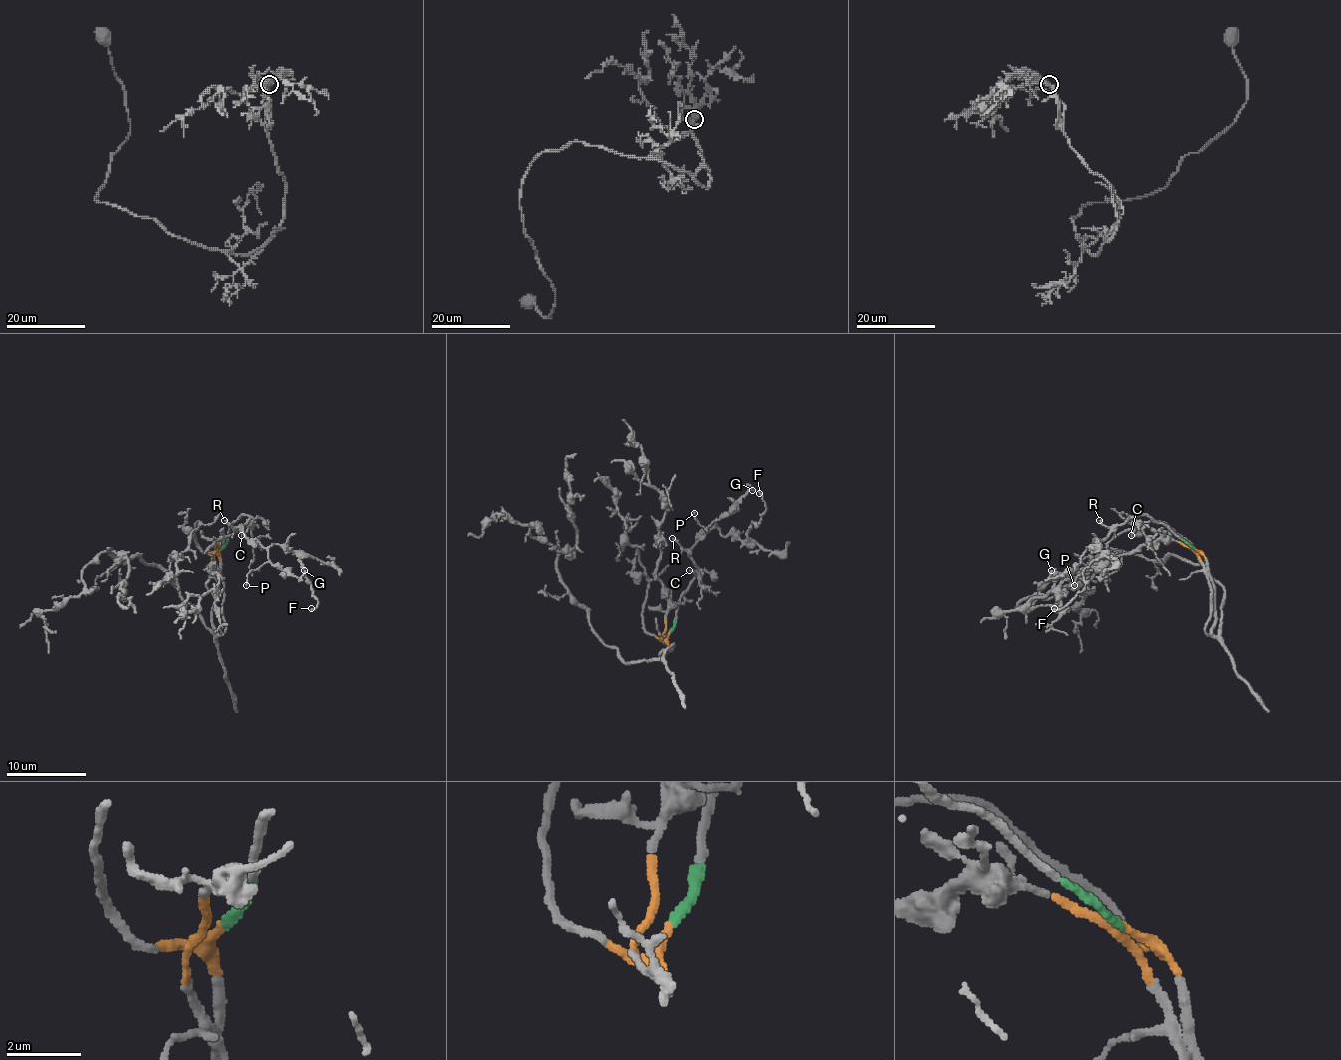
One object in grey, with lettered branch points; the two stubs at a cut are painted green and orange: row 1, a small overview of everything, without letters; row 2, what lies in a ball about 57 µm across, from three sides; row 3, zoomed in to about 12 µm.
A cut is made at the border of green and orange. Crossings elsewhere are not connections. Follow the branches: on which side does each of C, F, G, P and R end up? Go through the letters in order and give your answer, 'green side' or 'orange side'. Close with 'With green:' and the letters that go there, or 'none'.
C: green side
F: green side
G: green side
P: green side
R: green side
With green: C, F, G, P, R

